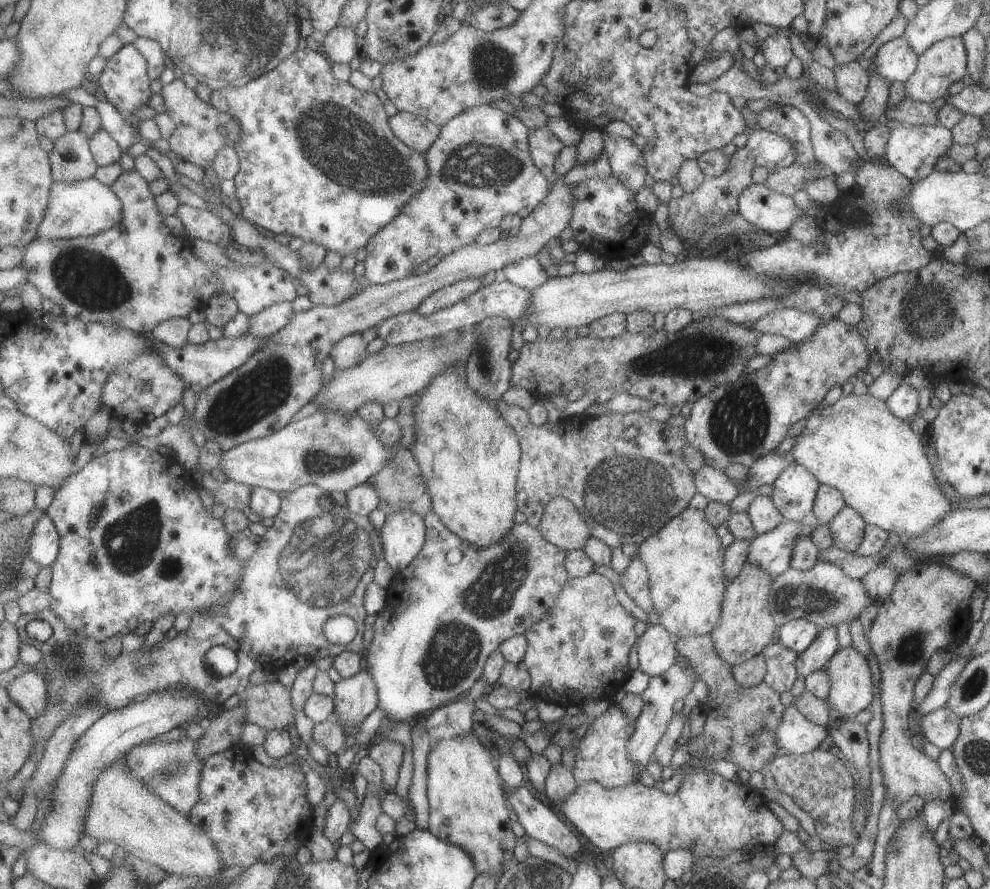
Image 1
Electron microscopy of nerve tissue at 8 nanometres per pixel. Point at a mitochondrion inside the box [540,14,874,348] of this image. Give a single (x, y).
(594, 69)

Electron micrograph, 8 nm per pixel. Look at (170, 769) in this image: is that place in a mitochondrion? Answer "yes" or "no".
yes

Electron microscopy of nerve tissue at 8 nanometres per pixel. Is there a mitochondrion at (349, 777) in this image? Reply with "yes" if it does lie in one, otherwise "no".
no

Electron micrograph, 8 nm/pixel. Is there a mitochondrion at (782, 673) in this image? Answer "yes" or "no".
no

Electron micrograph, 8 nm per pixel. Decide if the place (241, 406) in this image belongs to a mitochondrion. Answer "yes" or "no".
yes

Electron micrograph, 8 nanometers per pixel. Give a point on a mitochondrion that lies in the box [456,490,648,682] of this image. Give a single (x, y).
(611, 632)

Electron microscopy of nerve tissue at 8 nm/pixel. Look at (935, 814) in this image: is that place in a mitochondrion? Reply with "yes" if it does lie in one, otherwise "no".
no

